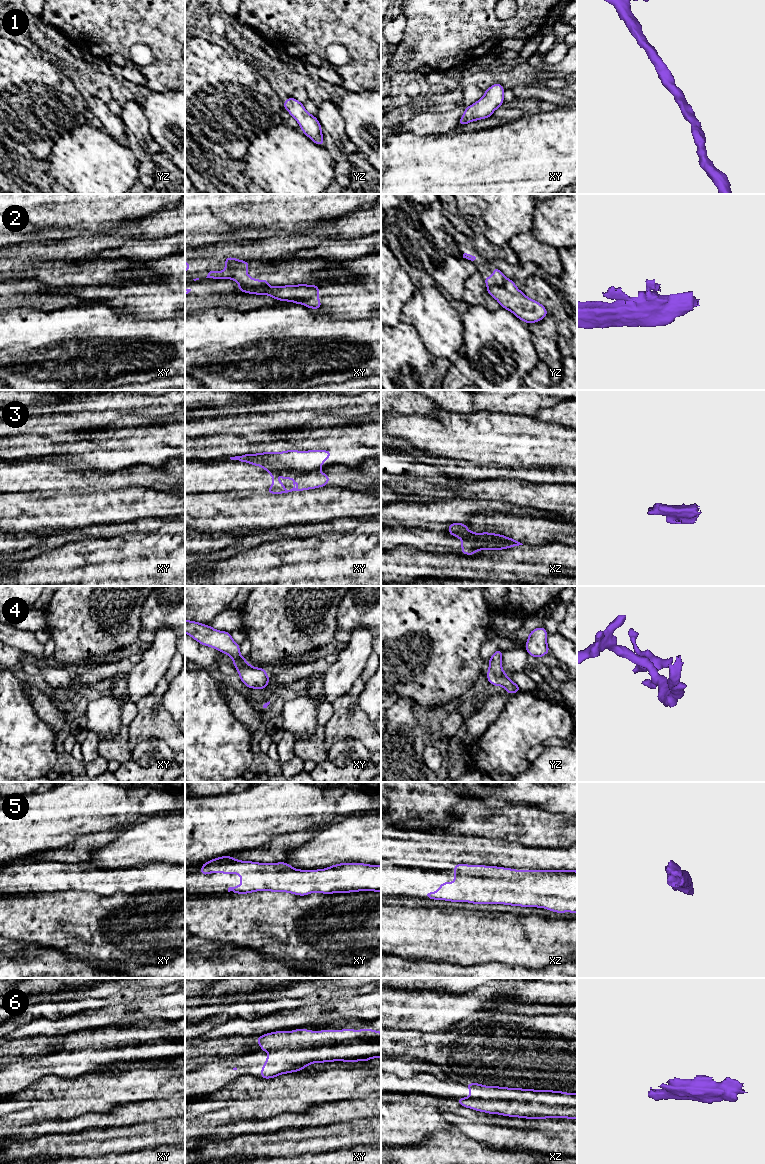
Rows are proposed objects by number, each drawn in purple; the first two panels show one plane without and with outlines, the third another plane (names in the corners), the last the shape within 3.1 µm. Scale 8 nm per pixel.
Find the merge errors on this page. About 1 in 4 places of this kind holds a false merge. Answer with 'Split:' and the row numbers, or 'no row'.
Split: 2, 3

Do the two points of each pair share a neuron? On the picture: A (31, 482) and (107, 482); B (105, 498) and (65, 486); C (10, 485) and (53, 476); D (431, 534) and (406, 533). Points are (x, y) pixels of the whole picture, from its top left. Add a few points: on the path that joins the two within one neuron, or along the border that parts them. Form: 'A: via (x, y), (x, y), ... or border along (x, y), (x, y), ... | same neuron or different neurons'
A: via (50, 481), (88, 481) | same neuron
B: border along (69, 492), (56, 492), (46, 496) | different neurons
C: via (21, 476), (42, 476) | same neuron
D: via (425, 534), (412, 534) | same neuron

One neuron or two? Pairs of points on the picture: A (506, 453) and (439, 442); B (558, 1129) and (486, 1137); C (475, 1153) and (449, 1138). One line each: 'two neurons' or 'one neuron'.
A: one neuron
B: one neuron
C: one neuron

